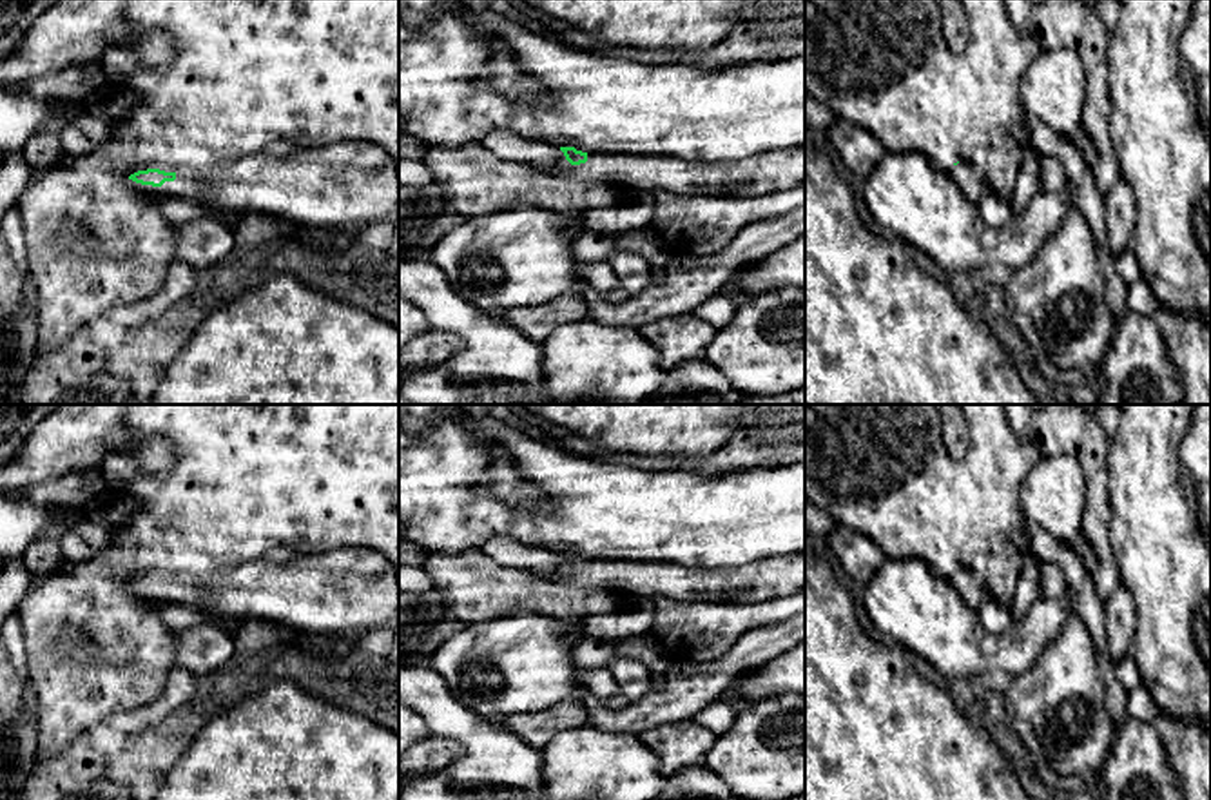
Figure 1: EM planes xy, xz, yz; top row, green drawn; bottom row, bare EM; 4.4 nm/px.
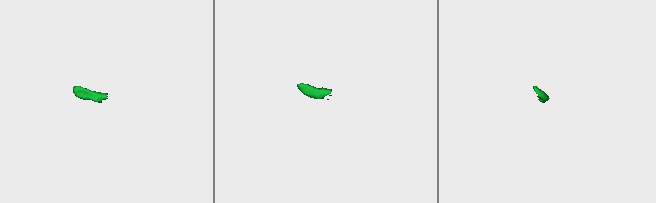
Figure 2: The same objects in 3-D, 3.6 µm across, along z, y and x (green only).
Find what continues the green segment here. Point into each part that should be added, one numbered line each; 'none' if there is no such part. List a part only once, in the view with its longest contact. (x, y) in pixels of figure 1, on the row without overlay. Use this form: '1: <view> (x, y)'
1: xz (782, 575)

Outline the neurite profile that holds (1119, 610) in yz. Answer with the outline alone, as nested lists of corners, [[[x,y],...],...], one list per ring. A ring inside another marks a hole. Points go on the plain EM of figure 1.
[[[1120,584],[1104,600],[1104,624],[1109,657],[1117,664],[1131,655],[1137,631],[1137,606],[1126,586]]]

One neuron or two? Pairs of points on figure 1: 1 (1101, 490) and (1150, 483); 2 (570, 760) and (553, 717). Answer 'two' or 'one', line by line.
1: two
2: two

